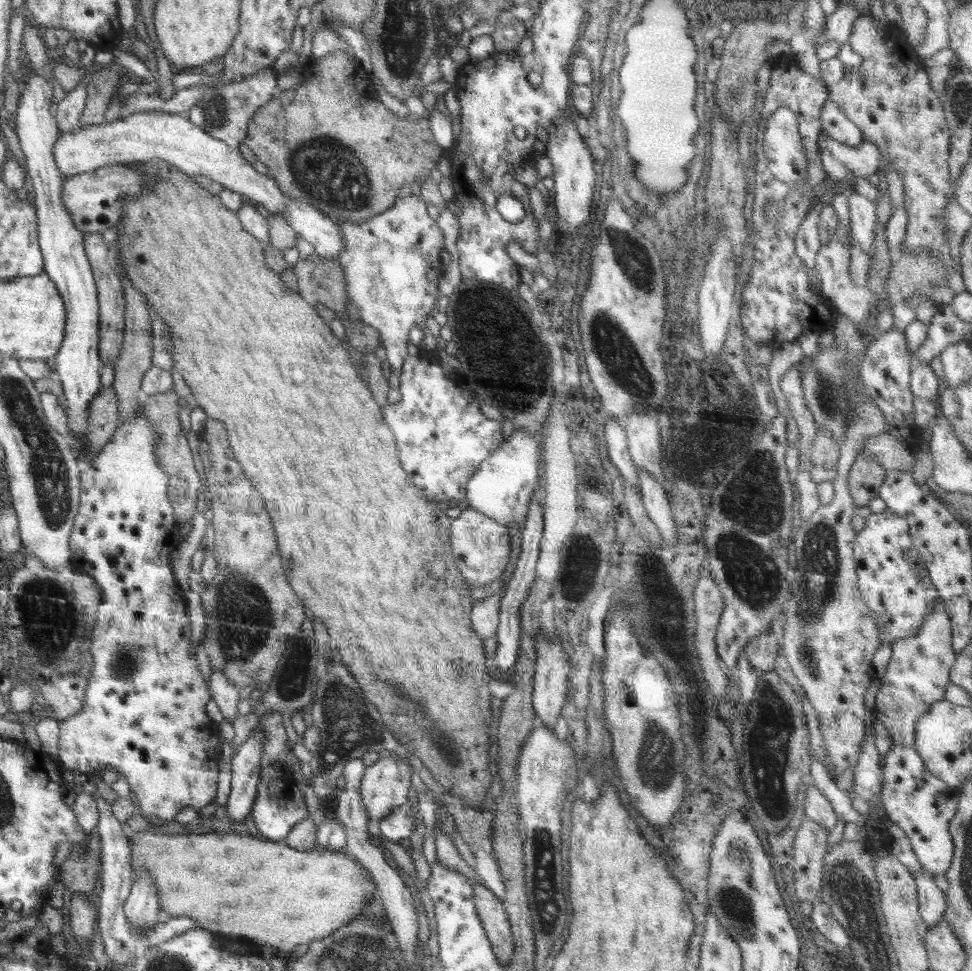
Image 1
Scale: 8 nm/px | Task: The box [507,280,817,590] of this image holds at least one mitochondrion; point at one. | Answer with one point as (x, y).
(614, 349)

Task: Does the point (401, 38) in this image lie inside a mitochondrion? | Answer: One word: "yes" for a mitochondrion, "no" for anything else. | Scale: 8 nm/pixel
yes

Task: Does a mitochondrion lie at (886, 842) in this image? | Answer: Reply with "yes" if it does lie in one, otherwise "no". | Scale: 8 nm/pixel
no

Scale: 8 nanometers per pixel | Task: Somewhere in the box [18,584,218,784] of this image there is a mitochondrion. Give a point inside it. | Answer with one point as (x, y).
(125, 663)

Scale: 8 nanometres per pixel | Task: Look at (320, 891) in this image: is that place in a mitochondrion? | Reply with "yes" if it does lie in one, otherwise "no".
no

